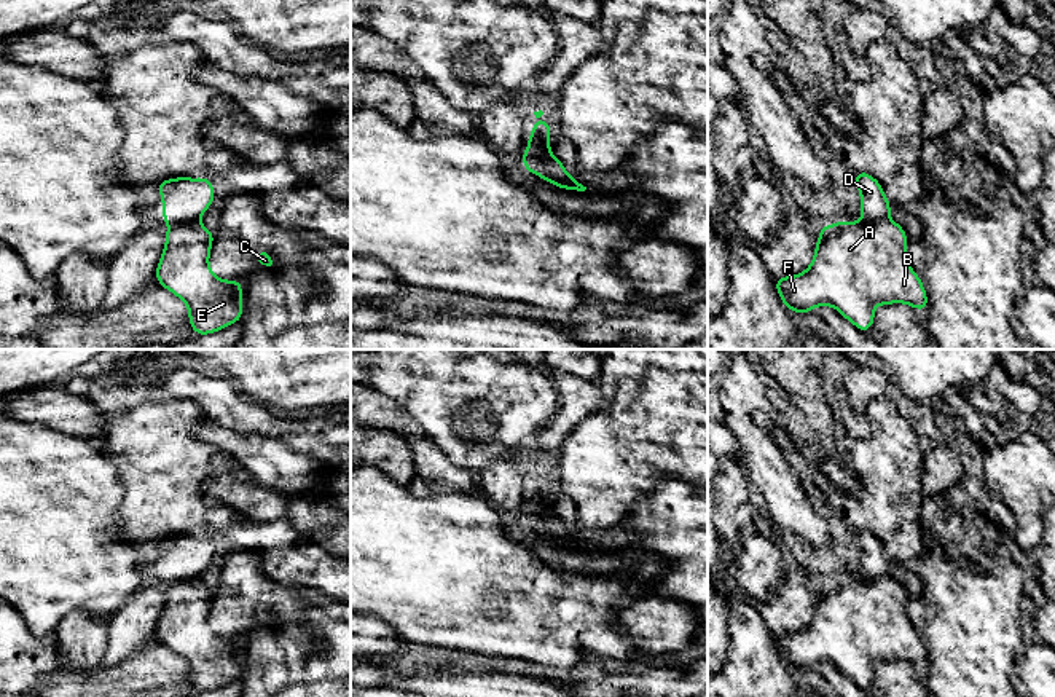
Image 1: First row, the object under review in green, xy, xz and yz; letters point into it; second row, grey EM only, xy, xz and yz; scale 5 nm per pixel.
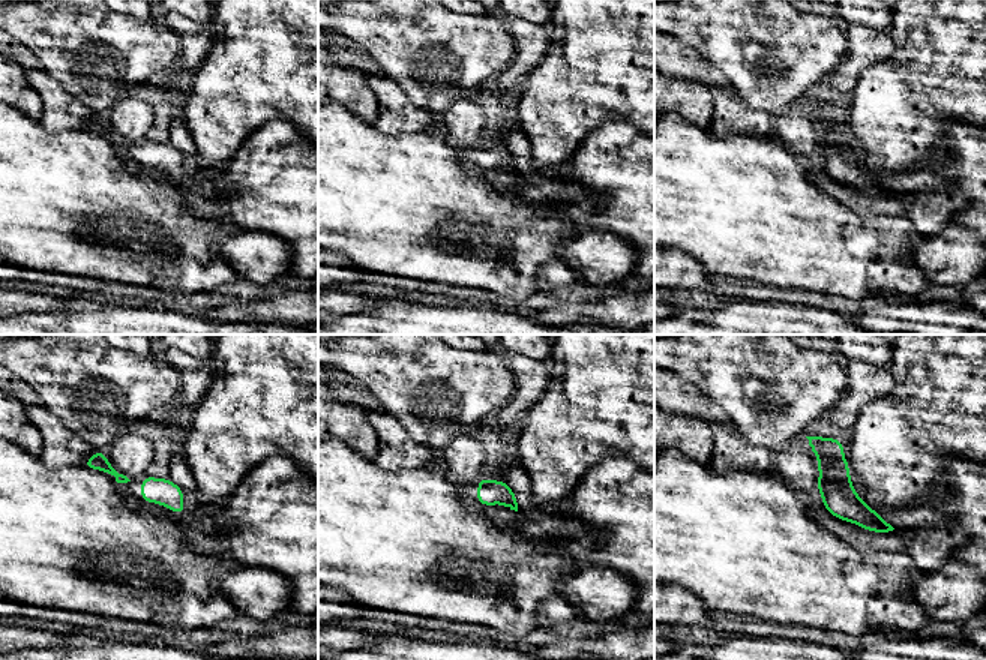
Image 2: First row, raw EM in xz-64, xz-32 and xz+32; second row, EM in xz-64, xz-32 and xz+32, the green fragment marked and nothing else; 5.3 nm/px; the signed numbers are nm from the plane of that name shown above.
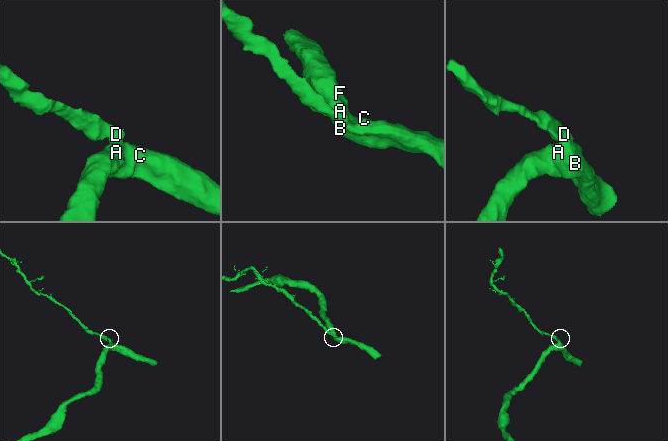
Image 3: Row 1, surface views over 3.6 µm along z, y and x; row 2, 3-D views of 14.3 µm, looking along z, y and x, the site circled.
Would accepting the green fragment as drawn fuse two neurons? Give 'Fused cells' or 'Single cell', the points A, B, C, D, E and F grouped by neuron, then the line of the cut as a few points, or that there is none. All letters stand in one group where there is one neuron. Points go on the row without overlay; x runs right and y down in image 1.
Fused cells. Groups: A B C E F / D. Split along xz (528, 506), (541, 515), (534, 530)

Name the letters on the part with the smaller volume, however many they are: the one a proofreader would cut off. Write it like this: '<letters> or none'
D

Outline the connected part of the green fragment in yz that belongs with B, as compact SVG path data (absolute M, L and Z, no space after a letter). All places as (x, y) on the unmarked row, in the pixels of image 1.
M889 574L878 579L843 579L819 585L811 622L795 633L775 638L786 665L806 671L816 664L833 664L856 686L869 689L877 662L904 660L915 667L928 667L928 651L920 633L912 627L905 611L908 595L902 582Z

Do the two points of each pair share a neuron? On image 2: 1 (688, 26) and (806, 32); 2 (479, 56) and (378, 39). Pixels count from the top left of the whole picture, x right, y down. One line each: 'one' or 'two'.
1: one
2: one

